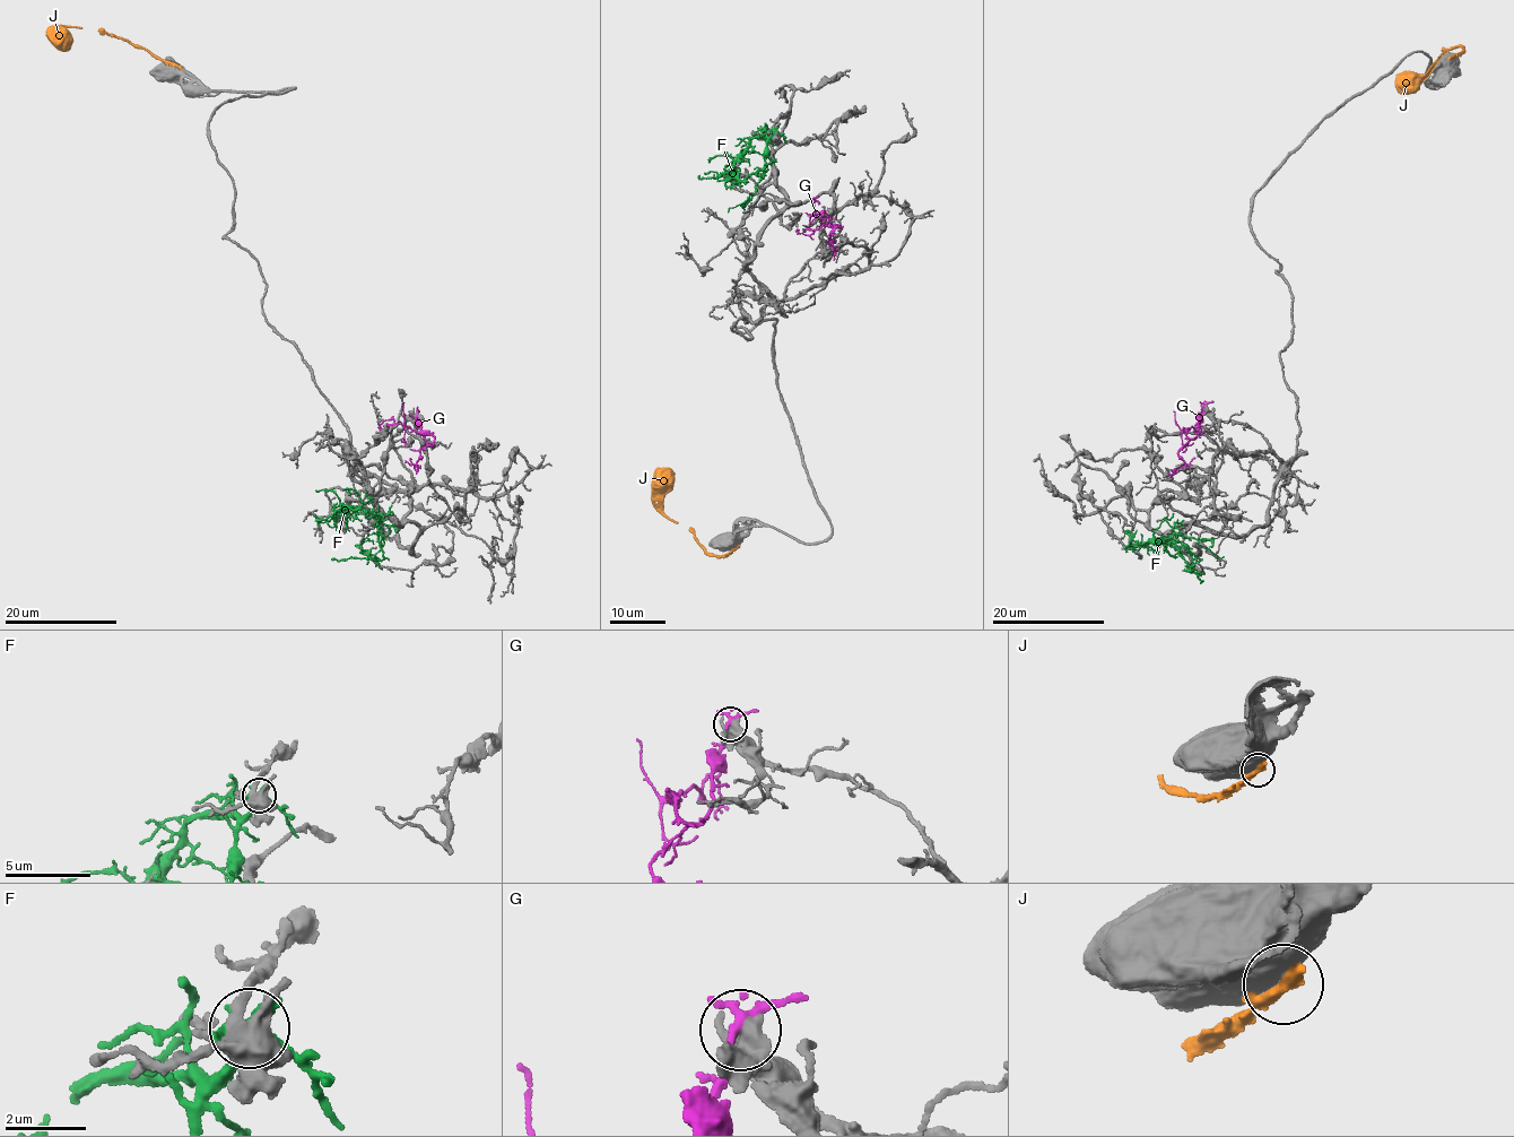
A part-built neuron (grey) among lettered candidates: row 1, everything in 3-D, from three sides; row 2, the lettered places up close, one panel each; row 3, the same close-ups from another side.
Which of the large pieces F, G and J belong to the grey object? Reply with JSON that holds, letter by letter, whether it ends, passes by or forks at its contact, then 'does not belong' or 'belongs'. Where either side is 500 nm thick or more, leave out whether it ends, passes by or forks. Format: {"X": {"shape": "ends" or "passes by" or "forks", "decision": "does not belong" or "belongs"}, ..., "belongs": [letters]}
{"F": {"shape": "forks", "decision": "does not belong"}, "G": {"shape": "forks", "decision": "does not belong"}, "J": {"decision": "does not belong"}, "belongs": []}

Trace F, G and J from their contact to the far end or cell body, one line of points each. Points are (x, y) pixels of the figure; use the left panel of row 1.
F: (379, 514), (374, 514), (382, 522), (379, 522), (382, 560), (333, 560)
G: (417, 413), (417, 425), (424, 440), (432, 445), (434, 437), (429, 434), (391, 418), (380, 425), (380, 430)
J: (177, 66), (98, 29), (60, 28), (68, 43), (62, 40)

